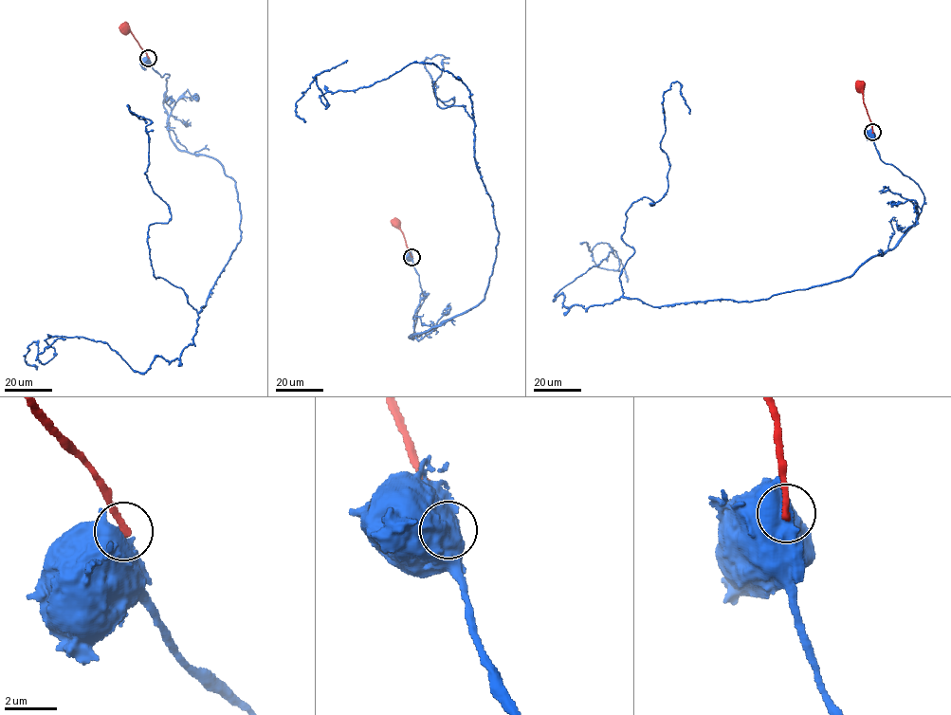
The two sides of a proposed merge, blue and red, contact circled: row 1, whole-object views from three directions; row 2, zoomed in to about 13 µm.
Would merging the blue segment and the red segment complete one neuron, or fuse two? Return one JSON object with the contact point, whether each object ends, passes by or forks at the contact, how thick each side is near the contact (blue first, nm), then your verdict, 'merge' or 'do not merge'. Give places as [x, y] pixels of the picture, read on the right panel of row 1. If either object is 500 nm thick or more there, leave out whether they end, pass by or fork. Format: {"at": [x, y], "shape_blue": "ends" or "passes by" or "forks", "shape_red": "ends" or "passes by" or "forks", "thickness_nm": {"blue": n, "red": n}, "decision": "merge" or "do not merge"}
{"at": [872, 132], "thickness_nm": {"blue": 800, "red": 280}, "decision": "do not merge"}

